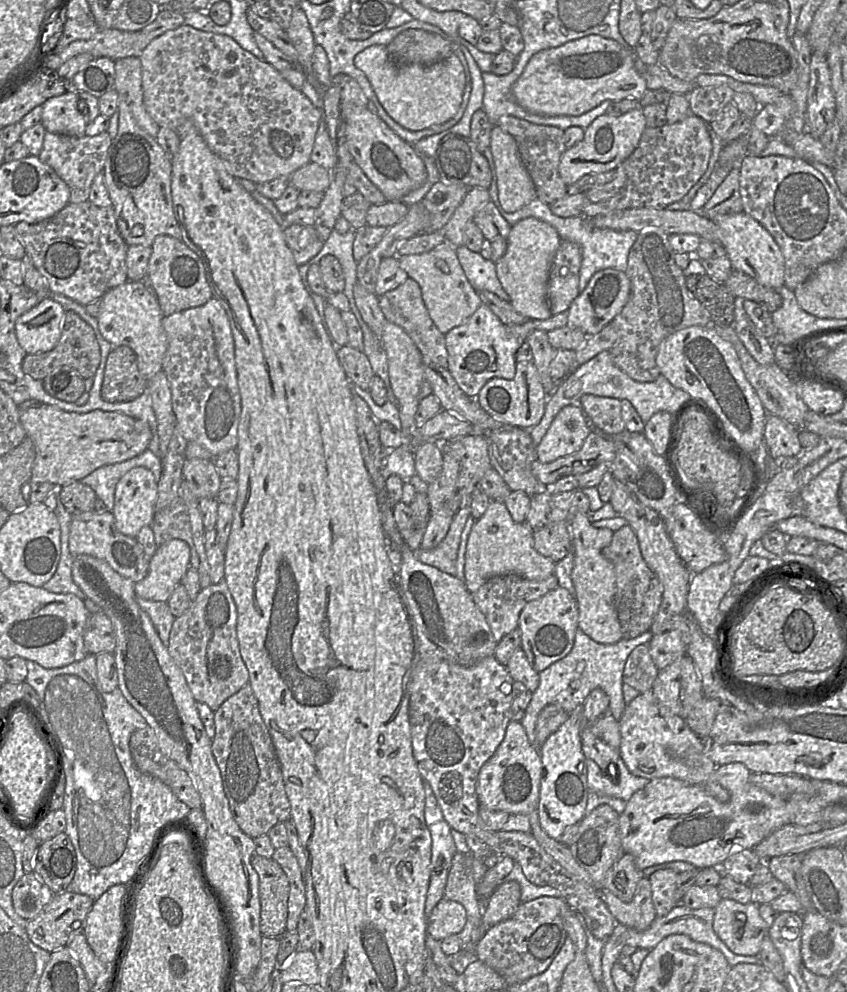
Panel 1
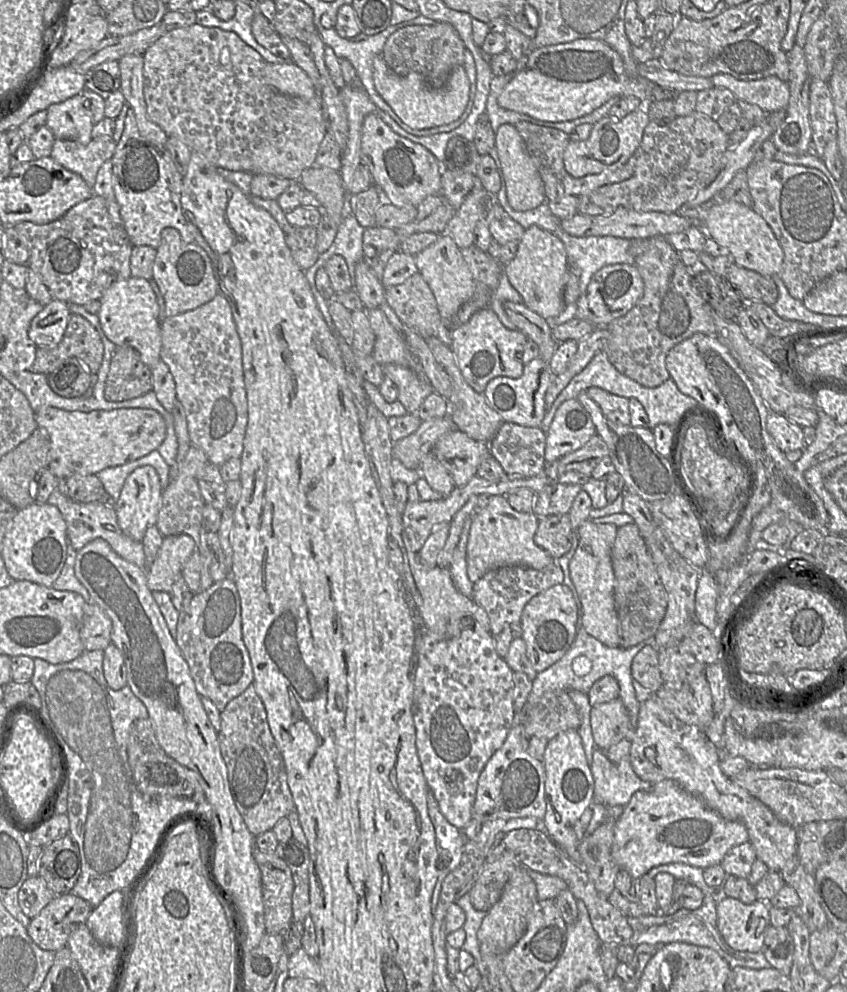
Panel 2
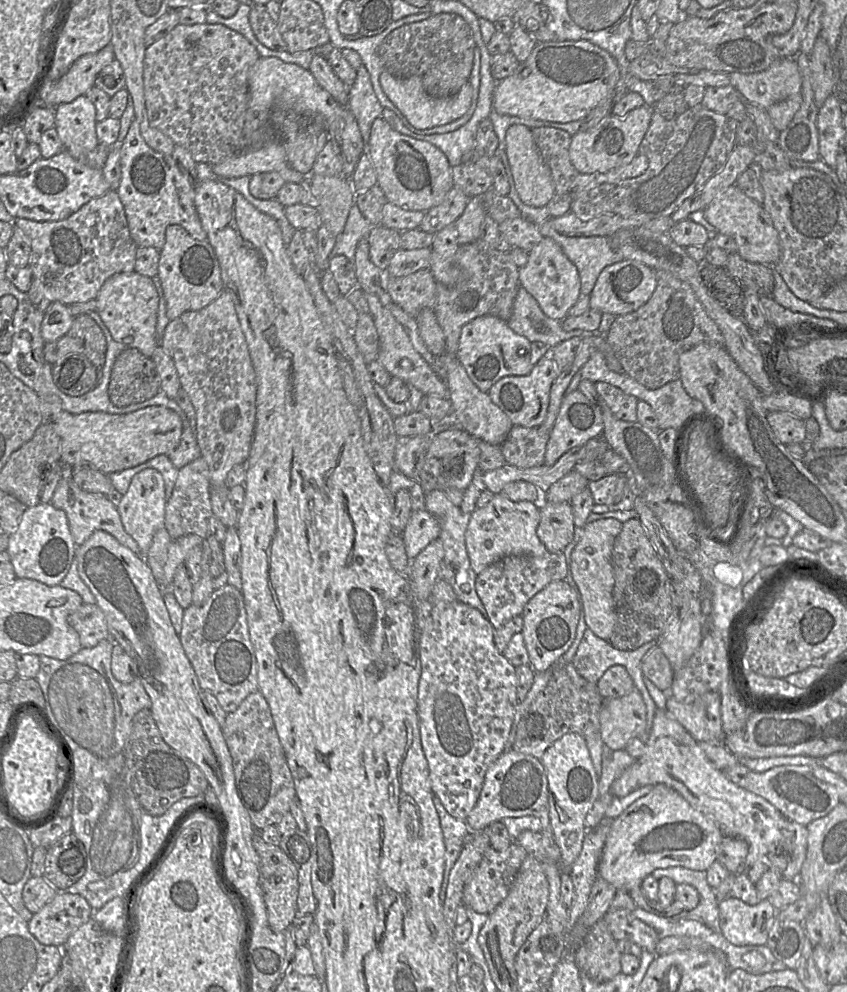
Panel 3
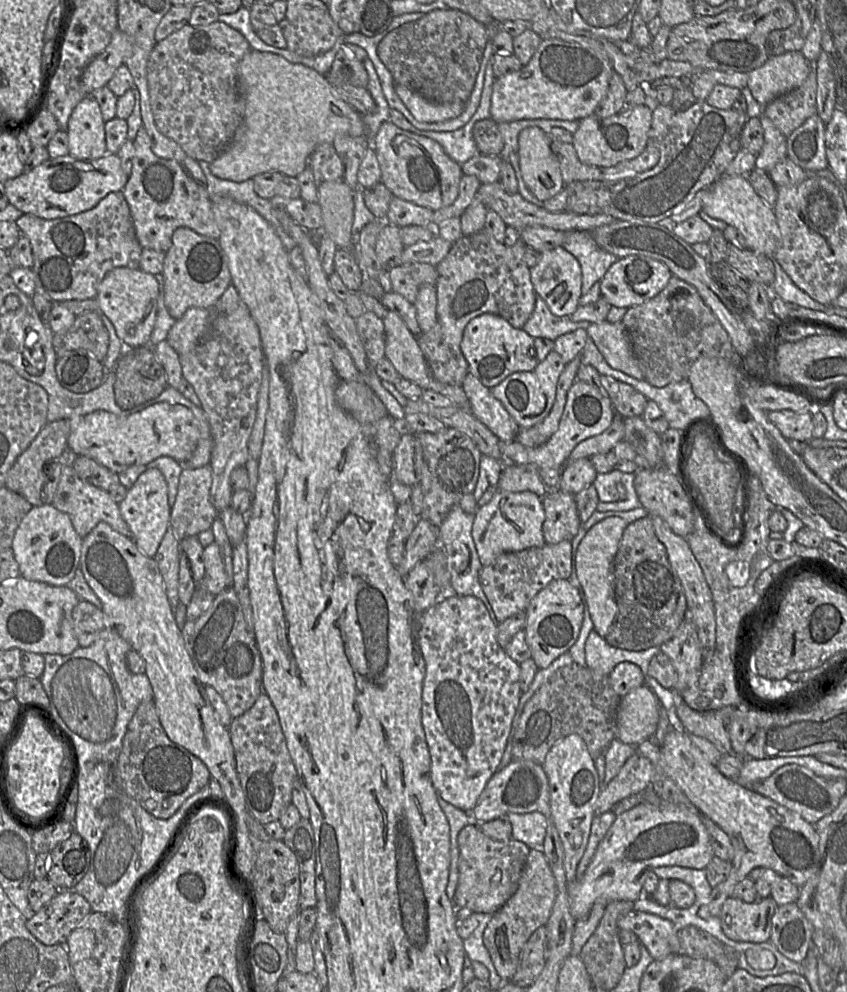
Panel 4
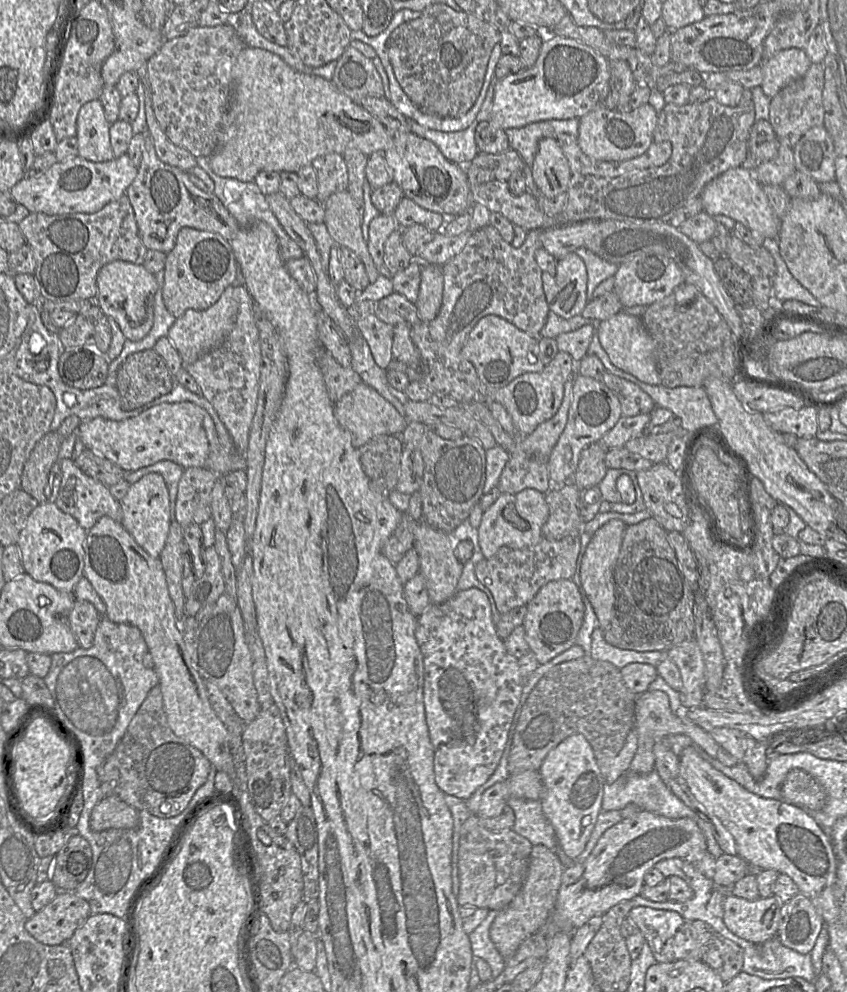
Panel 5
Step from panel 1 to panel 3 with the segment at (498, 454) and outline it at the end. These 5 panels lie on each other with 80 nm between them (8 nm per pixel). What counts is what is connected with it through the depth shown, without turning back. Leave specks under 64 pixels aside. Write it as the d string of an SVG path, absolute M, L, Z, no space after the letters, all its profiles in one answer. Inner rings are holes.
M513 425L500 445L506 464L531 468L544 464L549 432L541 427Z

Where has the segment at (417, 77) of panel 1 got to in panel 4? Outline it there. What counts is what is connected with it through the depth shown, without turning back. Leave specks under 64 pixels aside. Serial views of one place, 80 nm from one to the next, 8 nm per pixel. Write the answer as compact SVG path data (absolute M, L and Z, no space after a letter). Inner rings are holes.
M395 83L395 91L412 115L421 122L435 123L460 116L466 104L437 104Z

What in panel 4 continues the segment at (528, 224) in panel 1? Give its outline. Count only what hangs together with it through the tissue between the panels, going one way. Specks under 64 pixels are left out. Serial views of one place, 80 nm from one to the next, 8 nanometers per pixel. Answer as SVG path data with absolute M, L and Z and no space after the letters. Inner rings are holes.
M563 247L540 252L539 261L530 269L530 275L536 295L545 301L554 315L571 316L577 310L582 296L582 270L570 252Z

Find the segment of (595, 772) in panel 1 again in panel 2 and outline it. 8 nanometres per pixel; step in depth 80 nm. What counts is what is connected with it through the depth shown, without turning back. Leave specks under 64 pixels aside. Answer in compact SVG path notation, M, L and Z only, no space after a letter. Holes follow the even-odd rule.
M595 749L593 752L590 769L594 779L594 801L605 806L625 807L635 792L648 790L652 785L635 774L628 757L623 757L619 762L613 763L601 749Z

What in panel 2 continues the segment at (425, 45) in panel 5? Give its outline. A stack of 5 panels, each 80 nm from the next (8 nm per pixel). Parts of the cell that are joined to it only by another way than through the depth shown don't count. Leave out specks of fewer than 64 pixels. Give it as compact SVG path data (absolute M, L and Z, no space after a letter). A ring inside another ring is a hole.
M447 22L432 25L412 25L398 29L387 39L383 58L387 66L399 75L418 72L432 87L442 87L452 71L464 66L466 46L454 26Z

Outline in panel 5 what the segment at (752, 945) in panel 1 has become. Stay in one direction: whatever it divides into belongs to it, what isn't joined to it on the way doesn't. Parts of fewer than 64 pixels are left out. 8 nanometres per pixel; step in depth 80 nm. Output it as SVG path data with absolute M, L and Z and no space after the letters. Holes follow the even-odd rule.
M727 894L723 902L722 919L738 937L762 944L776 936L784 903L774 895L747 900Z

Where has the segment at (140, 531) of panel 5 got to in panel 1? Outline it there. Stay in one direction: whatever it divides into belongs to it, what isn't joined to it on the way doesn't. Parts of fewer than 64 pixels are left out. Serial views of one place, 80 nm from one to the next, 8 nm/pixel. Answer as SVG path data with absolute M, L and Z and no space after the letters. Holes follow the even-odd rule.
M134 467L122 476L116 485L112 509L116 529L135 538L142 527L150 525L157 493L154 474L145 467Z

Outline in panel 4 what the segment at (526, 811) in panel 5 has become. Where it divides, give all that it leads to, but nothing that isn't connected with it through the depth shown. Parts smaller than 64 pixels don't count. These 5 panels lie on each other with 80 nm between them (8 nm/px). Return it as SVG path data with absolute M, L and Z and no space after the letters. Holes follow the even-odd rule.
M538 812L509 813L511 838L525 843L530 849L541 849L546 835L546 817Z

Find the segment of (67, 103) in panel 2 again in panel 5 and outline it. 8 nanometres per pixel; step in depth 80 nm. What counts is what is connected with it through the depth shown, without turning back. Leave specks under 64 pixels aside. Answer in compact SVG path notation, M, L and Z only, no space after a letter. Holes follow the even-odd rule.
M99 99L85 103L79 110L76 122L78 156L91 162L114 159L110 125Z

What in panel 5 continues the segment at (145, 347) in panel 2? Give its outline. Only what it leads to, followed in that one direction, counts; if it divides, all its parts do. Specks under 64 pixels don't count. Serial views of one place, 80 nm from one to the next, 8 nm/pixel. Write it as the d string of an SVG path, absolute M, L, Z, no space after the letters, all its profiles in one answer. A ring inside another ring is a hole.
M116 260L100 268L96 286L95 303L106 317L118 324L126 340L142 340L153 326L154 296L158 288L156 277L143 265Z

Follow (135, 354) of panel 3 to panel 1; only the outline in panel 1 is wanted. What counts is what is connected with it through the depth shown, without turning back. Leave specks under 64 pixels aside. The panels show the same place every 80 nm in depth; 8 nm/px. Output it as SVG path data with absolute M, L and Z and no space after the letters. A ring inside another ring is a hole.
M114 346L106 360L101 397L107 402L128 402L147 391L147 380L138 368L135 352L128 346Z

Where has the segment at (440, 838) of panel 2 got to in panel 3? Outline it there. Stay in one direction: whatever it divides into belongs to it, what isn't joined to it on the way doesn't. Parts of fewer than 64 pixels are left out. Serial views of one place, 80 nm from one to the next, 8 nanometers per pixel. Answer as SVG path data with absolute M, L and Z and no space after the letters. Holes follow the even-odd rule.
M435 795L433 797L433 803L440 819L446 848L444 876L440 889L440 898L444 901L450 871L455 865L465 842L472 837L475 832L469 829L465 820L451 816Z

